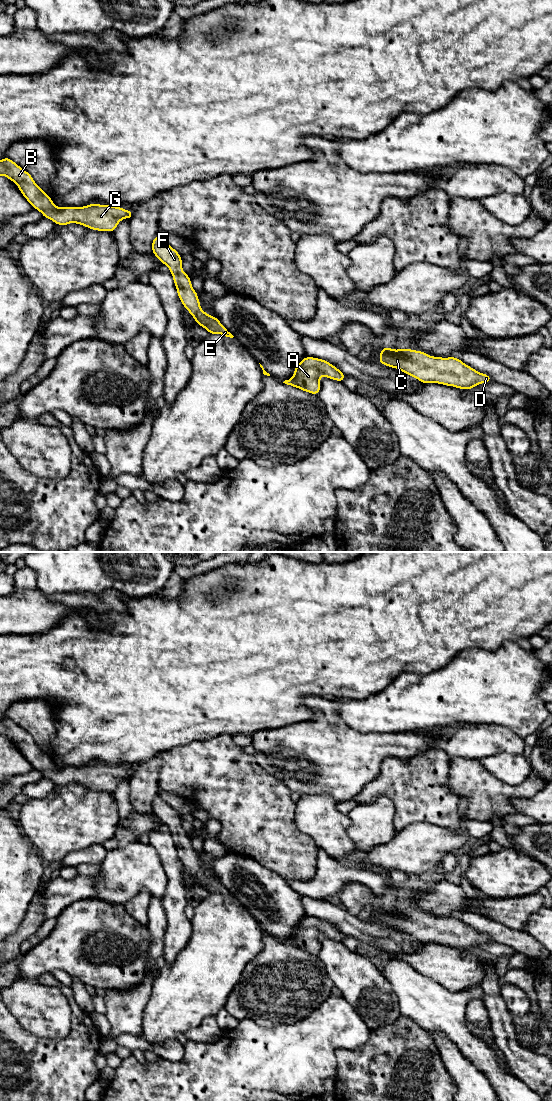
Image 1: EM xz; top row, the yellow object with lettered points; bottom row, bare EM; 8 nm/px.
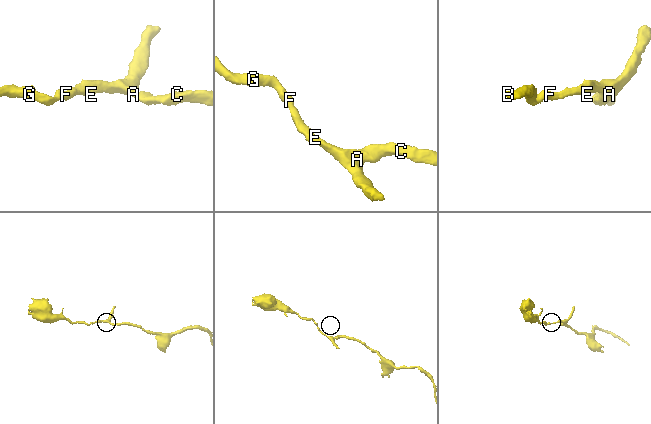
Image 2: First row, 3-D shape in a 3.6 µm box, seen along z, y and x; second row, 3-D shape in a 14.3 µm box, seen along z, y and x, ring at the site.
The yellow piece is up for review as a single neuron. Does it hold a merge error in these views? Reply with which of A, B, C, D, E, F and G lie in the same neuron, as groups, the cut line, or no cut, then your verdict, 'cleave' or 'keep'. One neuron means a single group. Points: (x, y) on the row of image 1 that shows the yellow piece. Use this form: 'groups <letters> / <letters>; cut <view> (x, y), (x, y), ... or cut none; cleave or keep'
groups A B C D E F G; cut none; keep

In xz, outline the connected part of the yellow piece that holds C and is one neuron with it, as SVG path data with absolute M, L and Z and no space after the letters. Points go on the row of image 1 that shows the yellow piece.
M384 347L380 351L379 363L397 368L424 384L438 383L458 389L470 390L493 379L477 372L456 357L434 357L423 351Z

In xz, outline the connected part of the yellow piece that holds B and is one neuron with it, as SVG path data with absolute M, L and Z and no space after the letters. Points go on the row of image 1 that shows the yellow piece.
M8 157L0 160L0 175L13 181L33 208L57 225L76 223L92 230L113 232L121 220L131 220L133 216L133 210L98 203L83 207L57 207L33 177Z

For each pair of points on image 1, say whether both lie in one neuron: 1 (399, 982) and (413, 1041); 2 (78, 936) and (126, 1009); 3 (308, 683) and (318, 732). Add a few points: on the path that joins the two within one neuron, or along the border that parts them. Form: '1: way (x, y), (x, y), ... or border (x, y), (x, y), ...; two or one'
1: border (401, 1015), (413, 1019), (427, 1030); two
2: border (137, 984), (129, 988), (104, 990); two
3: border (331, 698), (303, 696), (314, 717), (292, 723); two

